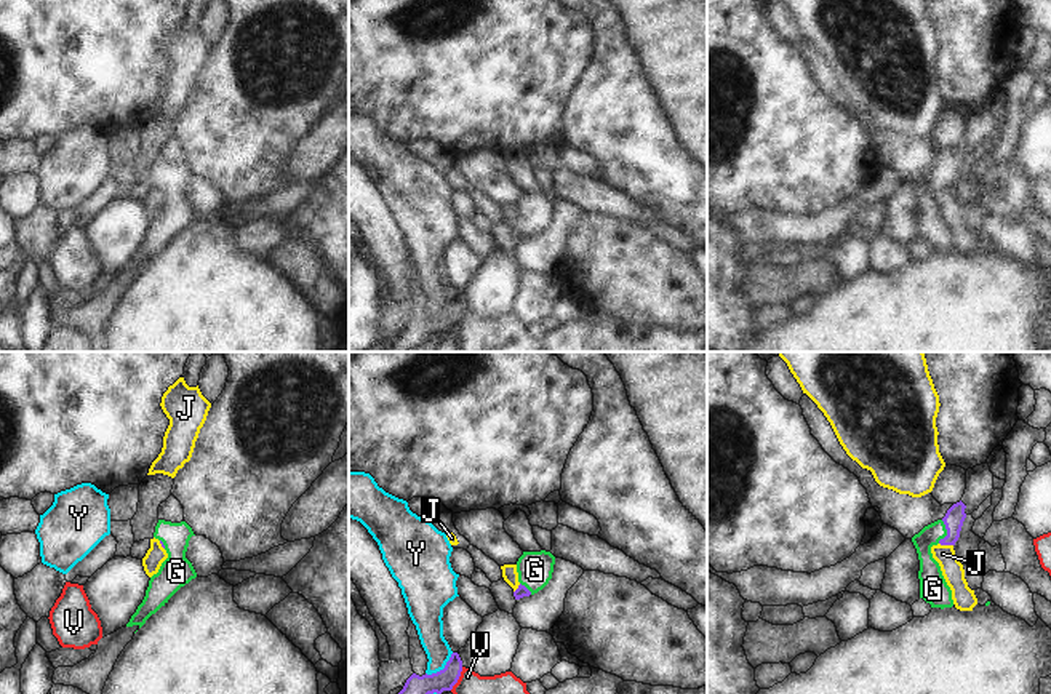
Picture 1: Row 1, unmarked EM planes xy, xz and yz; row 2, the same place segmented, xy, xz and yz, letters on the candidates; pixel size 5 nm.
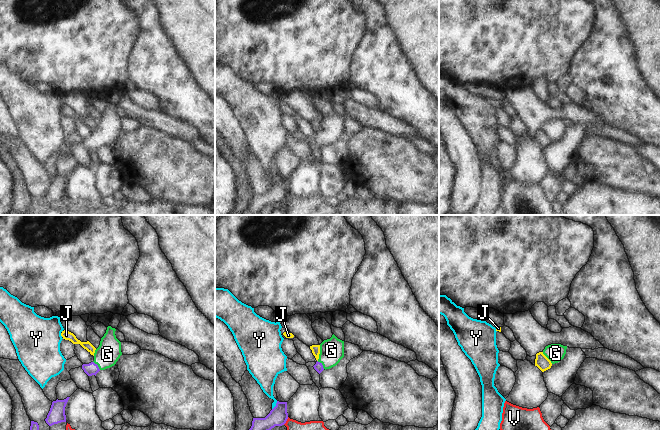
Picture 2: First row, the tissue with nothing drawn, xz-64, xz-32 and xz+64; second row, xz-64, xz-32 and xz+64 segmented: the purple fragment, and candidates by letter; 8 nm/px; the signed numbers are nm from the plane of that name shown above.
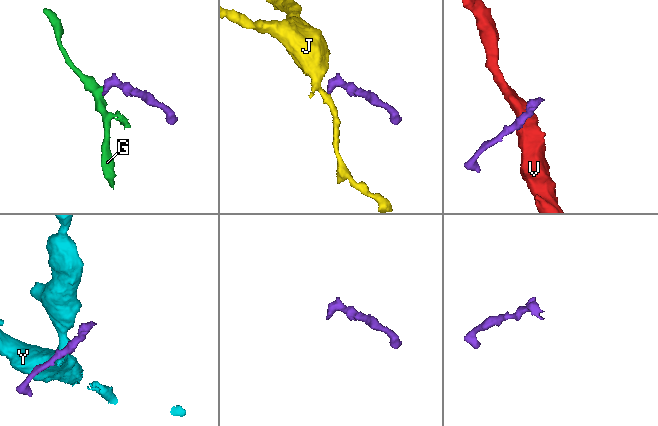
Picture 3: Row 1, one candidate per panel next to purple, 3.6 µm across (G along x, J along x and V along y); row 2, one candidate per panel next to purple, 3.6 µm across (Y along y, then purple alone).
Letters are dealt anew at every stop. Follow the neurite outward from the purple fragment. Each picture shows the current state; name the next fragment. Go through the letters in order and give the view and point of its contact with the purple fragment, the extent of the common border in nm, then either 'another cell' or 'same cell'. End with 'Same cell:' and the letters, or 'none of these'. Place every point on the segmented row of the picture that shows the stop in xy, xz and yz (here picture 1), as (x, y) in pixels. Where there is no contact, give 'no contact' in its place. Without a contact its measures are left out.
G: contact yz (947, 531); length 120 nm; same cell
J: contact yz (946, 544); length 70 nm; another cell
V: contact xz (458, 678); length 140 nm; another cell
Y: contact xz (443, 669); length 180 nm; another cell
Same cell: G

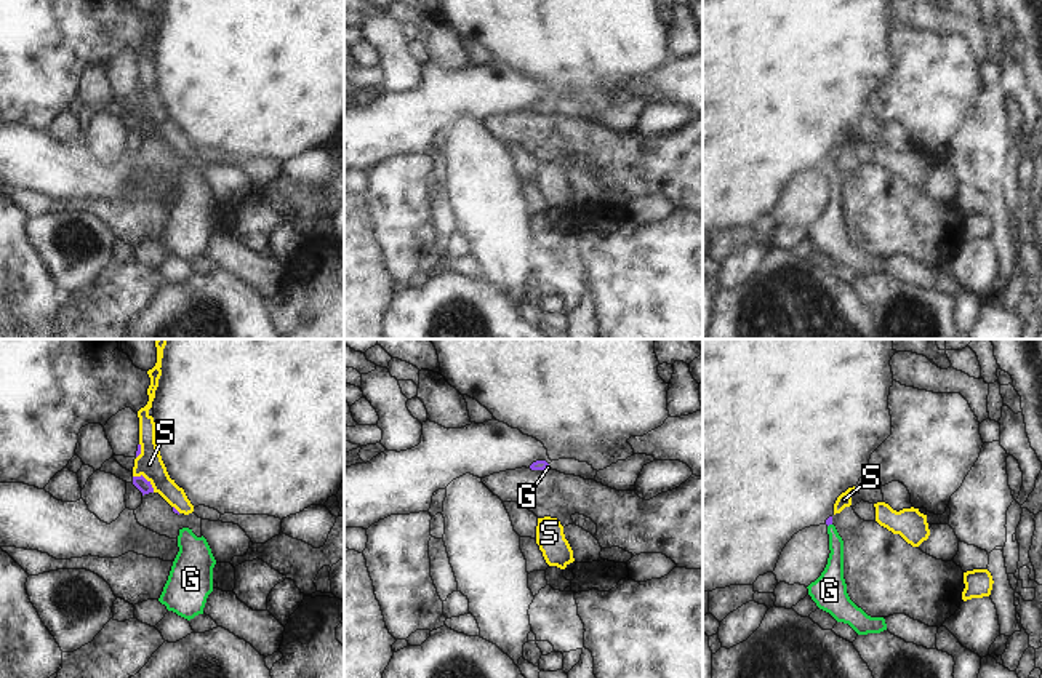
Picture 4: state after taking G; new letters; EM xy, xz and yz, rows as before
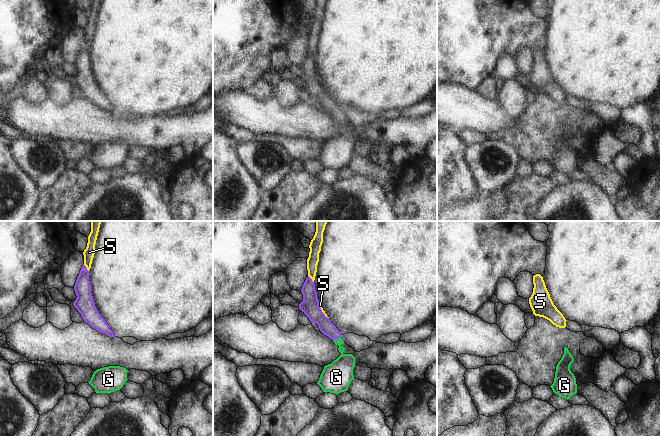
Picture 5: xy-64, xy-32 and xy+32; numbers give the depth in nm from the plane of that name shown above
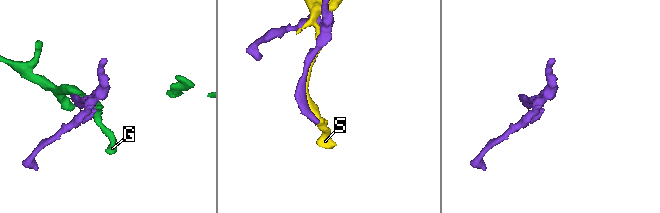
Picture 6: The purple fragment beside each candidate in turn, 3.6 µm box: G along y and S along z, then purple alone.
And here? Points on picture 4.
G: contact xz (545, 467); length 40 nm; same cell
S: contact xy (146, 480); length 140 nm; another cell
Same cell: G

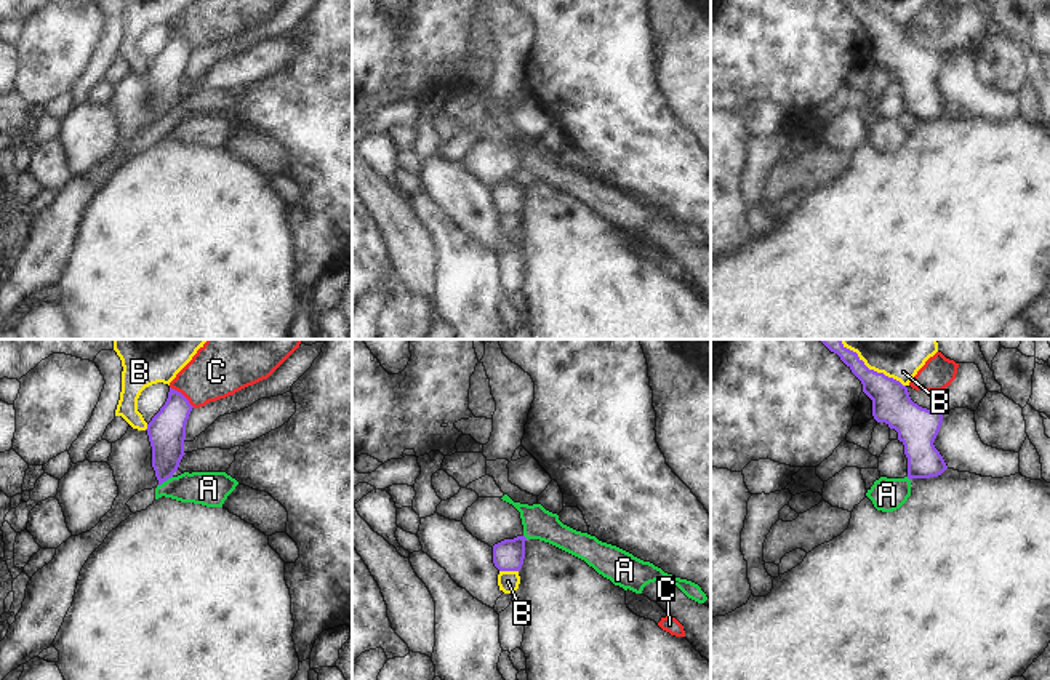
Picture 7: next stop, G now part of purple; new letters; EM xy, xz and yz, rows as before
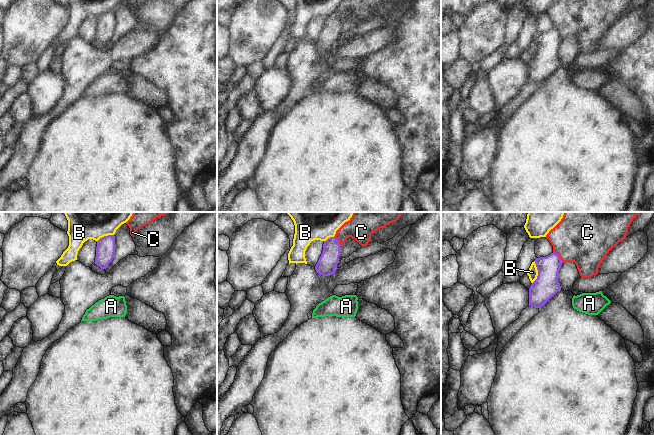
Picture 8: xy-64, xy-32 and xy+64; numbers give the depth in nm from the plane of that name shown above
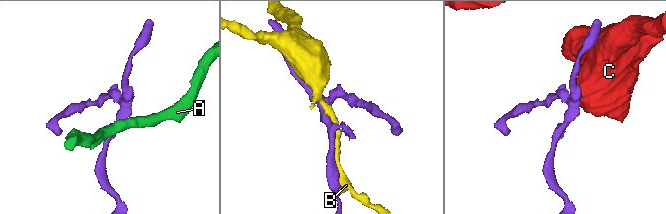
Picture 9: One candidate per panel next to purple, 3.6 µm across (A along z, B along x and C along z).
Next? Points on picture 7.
A: contact xy (164, 480); length 100 nm; another cell
B: contact xz (509, 570); length 100 nm; another cell
C: contact xy (183, 396); length 170 nm; another cell
Same cell: none of these

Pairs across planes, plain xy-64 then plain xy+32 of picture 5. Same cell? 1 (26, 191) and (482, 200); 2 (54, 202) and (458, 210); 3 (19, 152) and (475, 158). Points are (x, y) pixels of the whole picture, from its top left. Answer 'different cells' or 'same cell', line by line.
1: different cells
2: different cells
3: same cell

